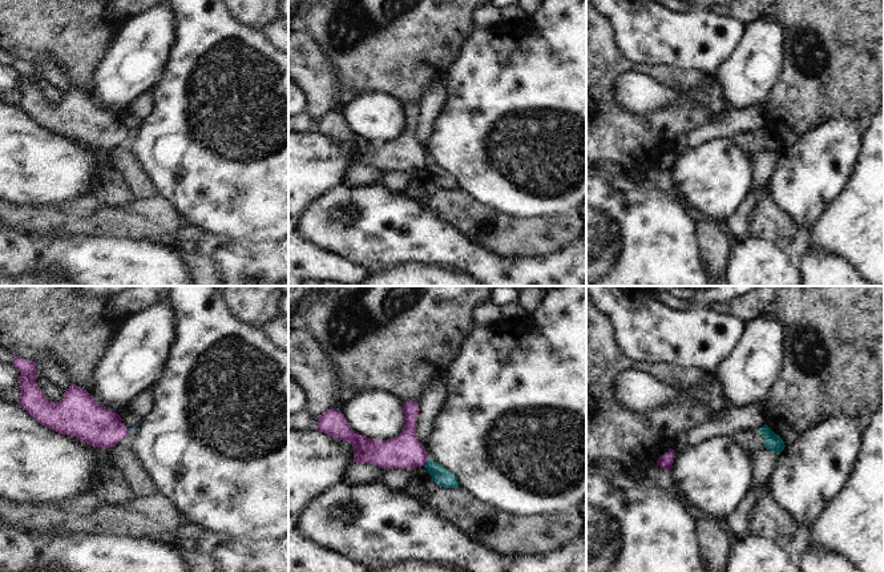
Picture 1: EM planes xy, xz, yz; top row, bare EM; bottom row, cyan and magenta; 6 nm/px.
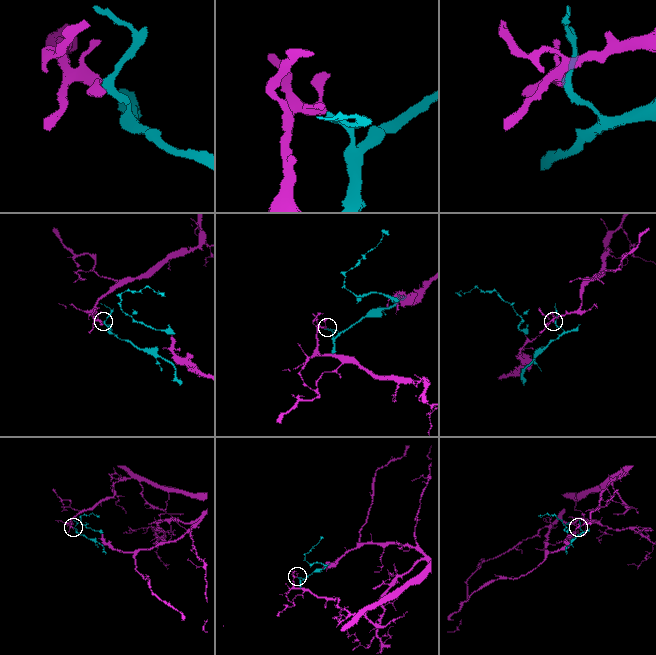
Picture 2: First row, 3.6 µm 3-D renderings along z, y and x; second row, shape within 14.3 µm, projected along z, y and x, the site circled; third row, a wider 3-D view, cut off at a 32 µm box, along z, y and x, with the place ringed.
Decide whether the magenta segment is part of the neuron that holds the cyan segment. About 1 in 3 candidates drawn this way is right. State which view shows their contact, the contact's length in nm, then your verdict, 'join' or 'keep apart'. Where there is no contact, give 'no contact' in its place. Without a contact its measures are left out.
meets cyan in xz; contact 60 nm long; keep apart

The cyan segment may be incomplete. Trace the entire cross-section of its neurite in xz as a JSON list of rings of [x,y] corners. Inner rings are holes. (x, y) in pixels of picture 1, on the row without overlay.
[[[431,162],[425,164],[424,169],[427,170],[428,176],[431,177],[432,182],[444,189],[444,190],[459,190],[459,184],[456,178],[444,170],[441,166]]]

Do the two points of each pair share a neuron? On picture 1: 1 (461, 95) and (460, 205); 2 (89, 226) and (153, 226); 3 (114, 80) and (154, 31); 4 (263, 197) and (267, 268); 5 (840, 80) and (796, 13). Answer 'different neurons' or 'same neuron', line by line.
1: different neurons
2: same neuron
3: same neuron
4: different neurons
5: same neuron

